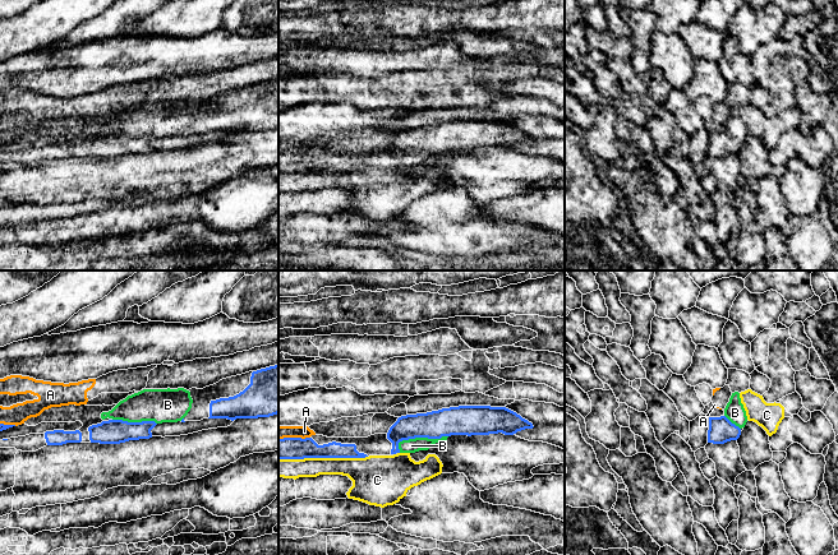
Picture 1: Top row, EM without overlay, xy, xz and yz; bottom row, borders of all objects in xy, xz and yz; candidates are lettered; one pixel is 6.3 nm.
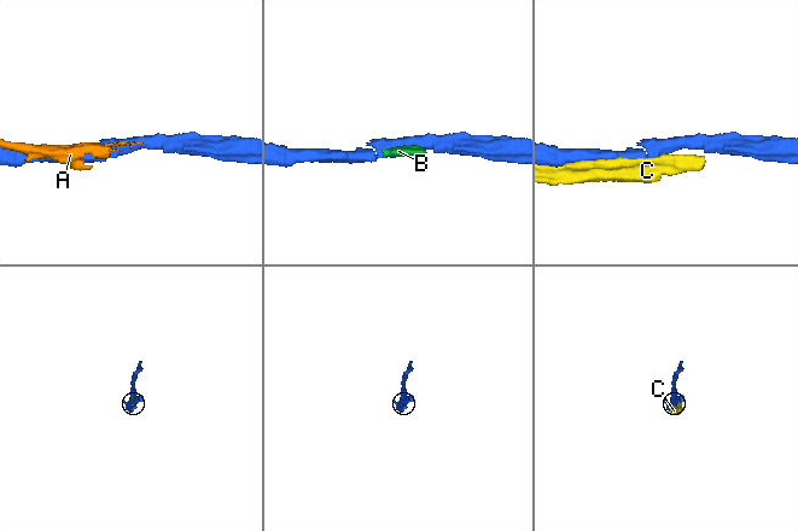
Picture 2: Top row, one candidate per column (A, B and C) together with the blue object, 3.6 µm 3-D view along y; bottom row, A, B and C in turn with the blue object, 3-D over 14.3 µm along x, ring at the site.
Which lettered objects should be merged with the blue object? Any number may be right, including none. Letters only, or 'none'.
B

